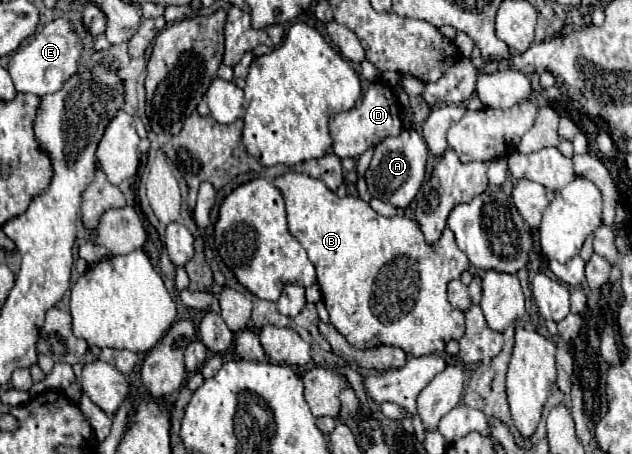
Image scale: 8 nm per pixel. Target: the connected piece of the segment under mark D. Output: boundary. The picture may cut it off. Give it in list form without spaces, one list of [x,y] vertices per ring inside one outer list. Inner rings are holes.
[[[380,81],[371,83],[365,95],[352,108],[352,111],[336,115],[330,121],[330,125],[332,125],[330,129],[332,129],[332,135],[334,135],[334,153],[340,159],[344,159],[344,157],[360,157],[370,145],[380,143],[384,137],[398,135],[402,131],[400,110],[397,98],[391,87]],[[372,87],[376,87],[376,89],[372,89]]]

